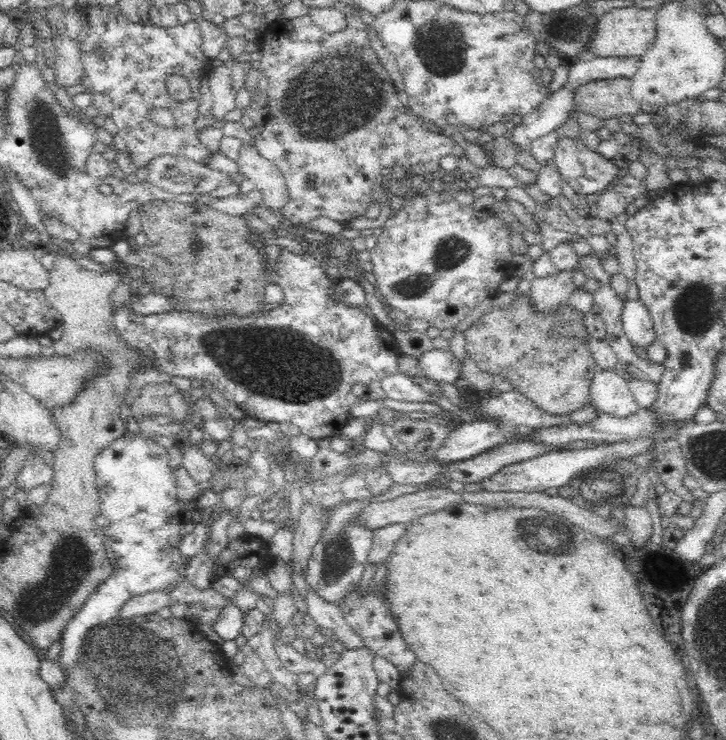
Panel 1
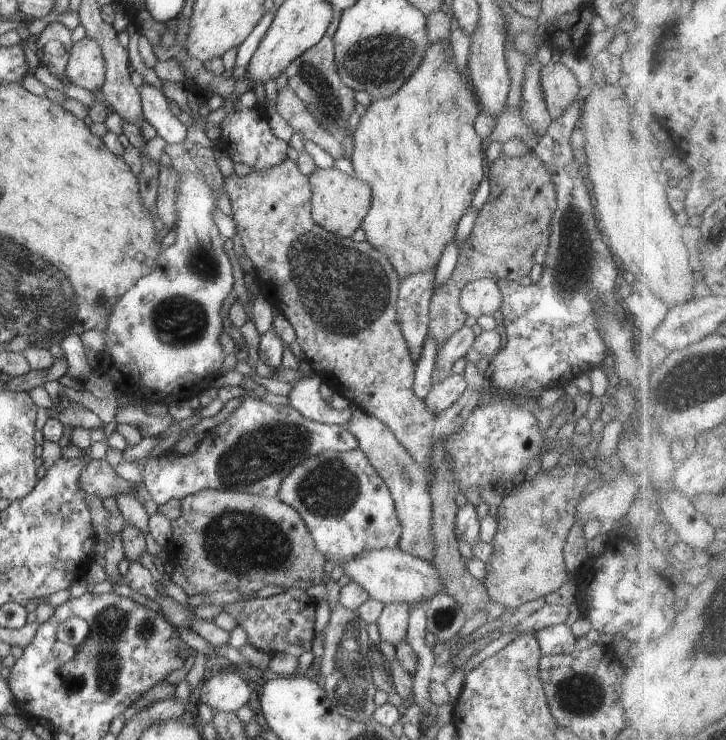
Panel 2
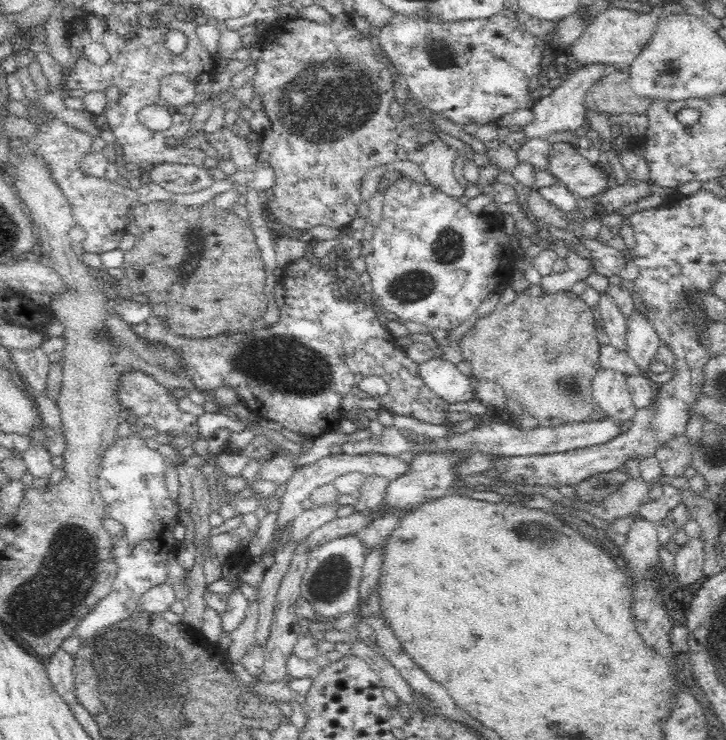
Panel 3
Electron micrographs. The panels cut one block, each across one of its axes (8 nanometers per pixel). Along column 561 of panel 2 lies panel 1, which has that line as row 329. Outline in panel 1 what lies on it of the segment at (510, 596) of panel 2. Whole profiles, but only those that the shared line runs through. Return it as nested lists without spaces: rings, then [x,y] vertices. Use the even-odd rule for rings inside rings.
[[[528,293],[517,294],[507,307],[492,307],[486,313],[486,324],[476,319],[471,329],[464,331],[467,354],[474,364],[488,374],[504,377],[513,390],[520,391],[534,403],[536,408],[550,414],[572,414],[590,404],[590,387],[594,375],[600,370],[592,352],[588,349],[588,331],[583,324],[583,313],[572,309],[567,301],[551,311],[538,311]]]

